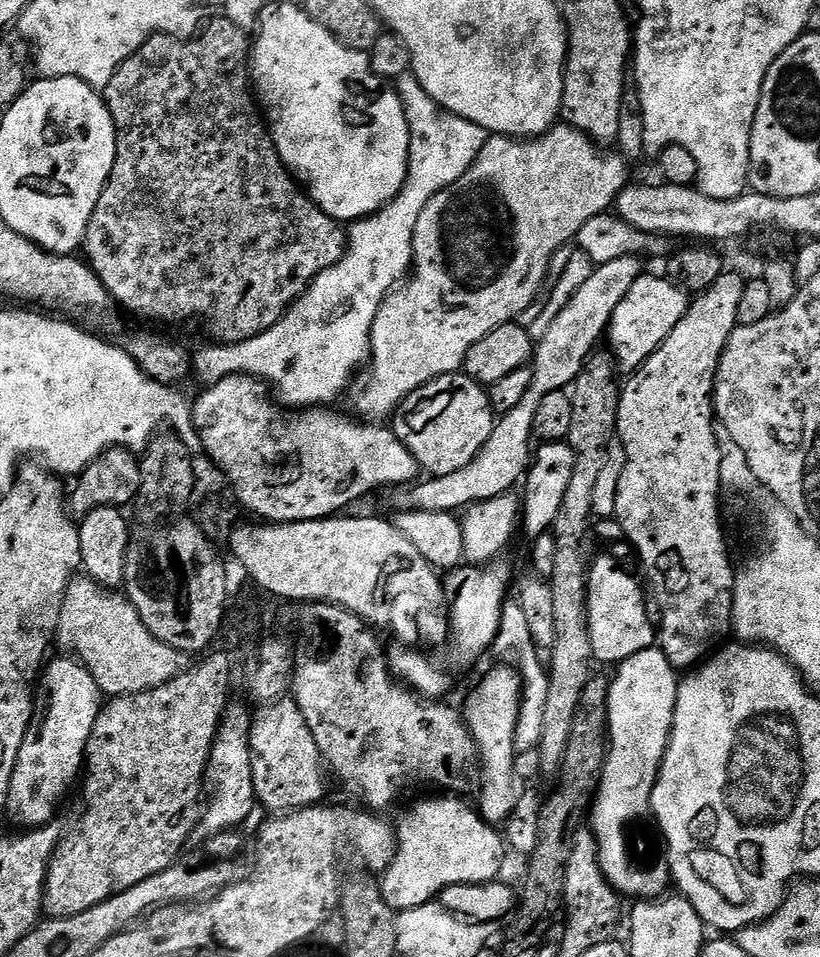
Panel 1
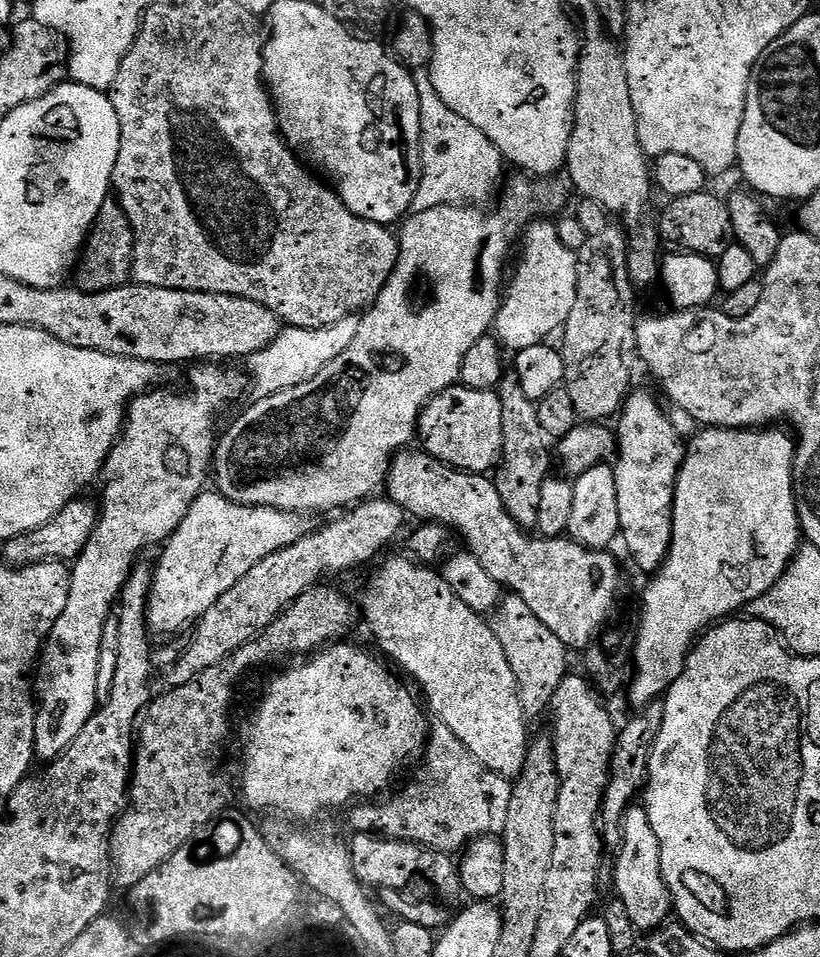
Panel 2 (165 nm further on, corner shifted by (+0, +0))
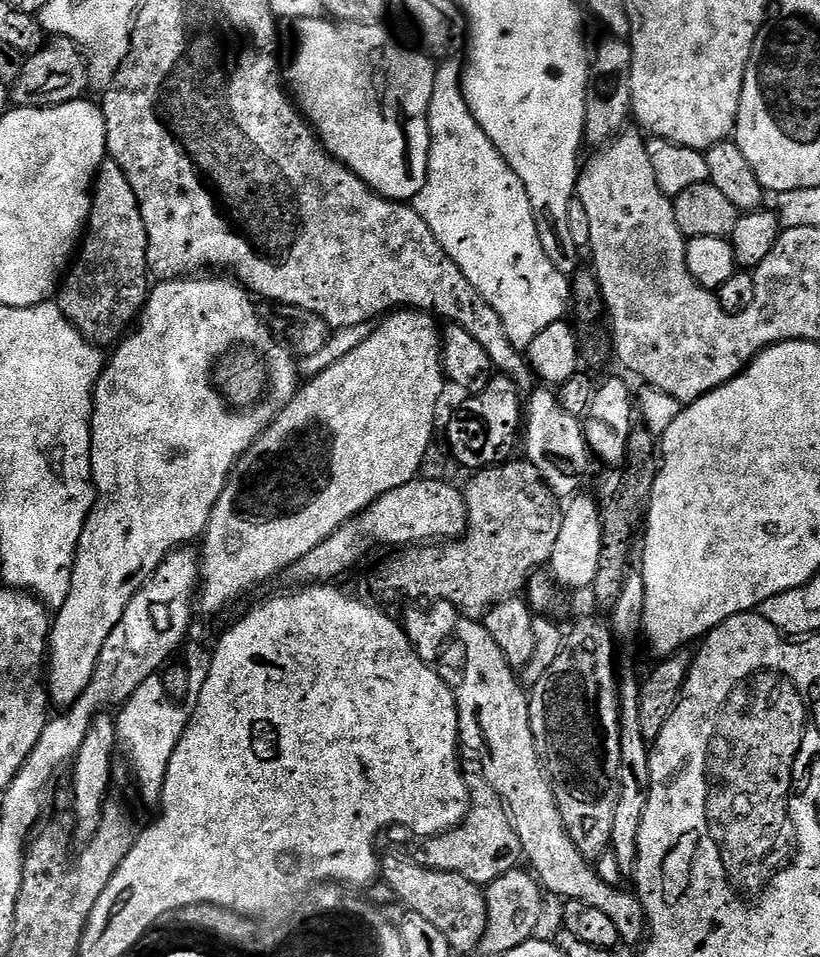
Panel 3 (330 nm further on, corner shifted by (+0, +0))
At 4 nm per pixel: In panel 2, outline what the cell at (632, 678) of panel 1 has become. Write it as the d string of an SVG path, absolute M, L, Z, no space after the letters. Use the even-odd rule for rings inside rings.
M769 426L766 428L704 428L698 431L695 436L690 440L690 443L686 448L686 455L684 457L684 465L680 468L679 474L676 476L676 493L672 496L672 541L668 543L668 555L664 557L663 565L656 569L652 580L648 584L648 589L644 592L644 609L641 610L640 616L638 615L638 631L636 634L636 647L634 649L634 671L631 673L630 682L632 678L632 700L636 703L637 709L644 708L647 704L653 704L655 700L661 699L667 693L668 689L672 687L672 684L682 674L684 669L684 663L688 660L688 653L692 651L694 647L694 641L705 630L713 627L717 622L723 621L725 618L731 617L736 612L743 609L745 606L753 604L758 598L762 598L762 594L766 594L766 590L770 590L770 586L774 586L774 582L778 582L778 578L782 578L782 574L788 569L788 563L796 557L796 553L800 551L802 547L802 533L800 530L800 519L798 518L798 510L796 509L796 498L792 495L792 460L796 456L797 441L793 439L787 431L780 426Z

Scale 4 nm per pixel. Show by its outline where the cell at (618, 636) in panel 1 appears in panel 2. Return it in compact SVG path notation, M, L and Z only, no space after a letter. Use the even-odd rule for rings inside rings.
M401 450L392 457L386 481L387 499L393 500L409 517L417 516L417 521L443 524L455 535L457 532L464 539L463 547L472 552L478 562L482 562L482 570L490 574L492 581L503 586L511 595L522 598L538 621L560 639L568 650L587 648L613 615L612 607L620 592L620 568L611 556L613 553L587 548L571 538L537 538L526 534L525 529L516 524L514 518L510 518L506 506L502 506L502 494L498 494L495 479L479 472L459 471L423 450L412 451Z

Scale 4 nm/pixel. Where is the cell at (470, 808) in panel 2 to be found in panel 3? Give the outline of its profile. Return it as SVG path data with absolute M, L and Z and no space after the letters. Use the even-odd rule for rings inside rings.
M477 783L470 792L468 801L468 816L456 828L449 832L440 832L436 836L427 837L420 848L420 853L414 856L417 864L430 870L442 870L462 874L470 882L487 886L502 874L513 871L516 863L521 863L522 853L518 834L508 817L508 811L498 798L498 794L487 784Z

